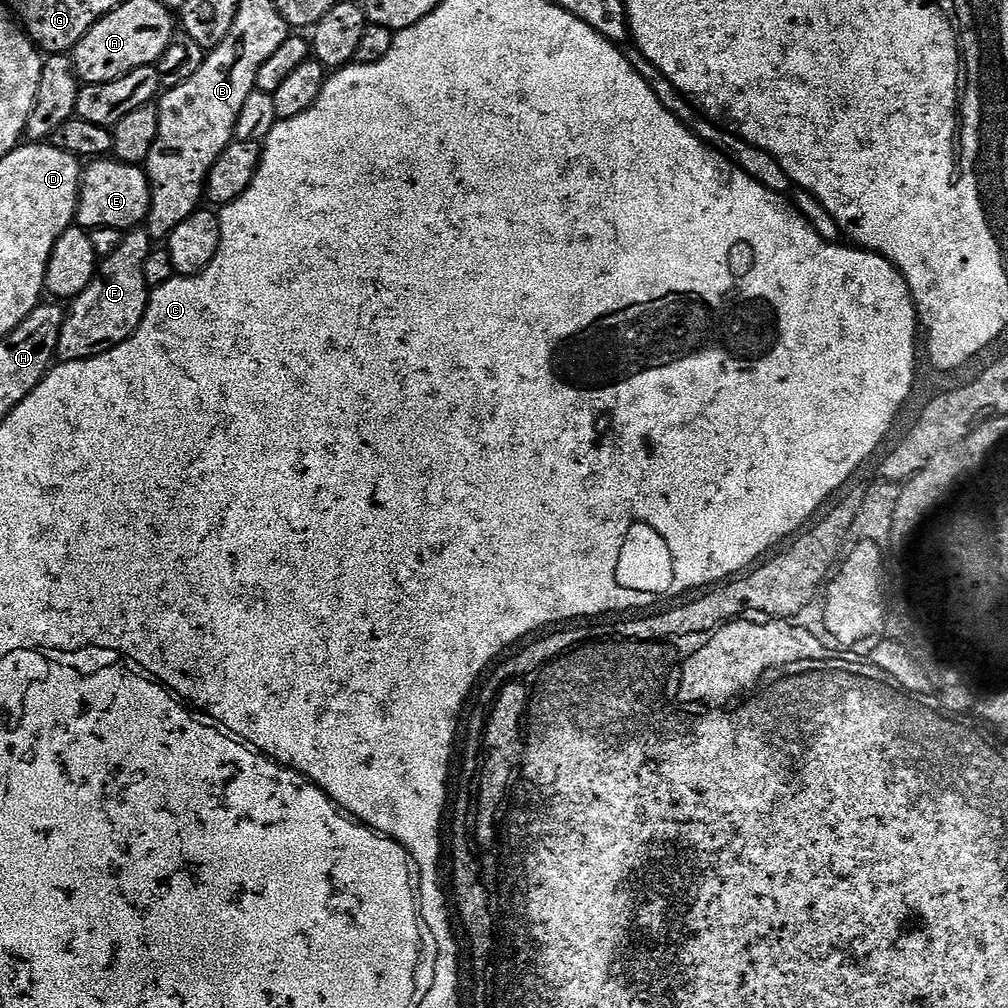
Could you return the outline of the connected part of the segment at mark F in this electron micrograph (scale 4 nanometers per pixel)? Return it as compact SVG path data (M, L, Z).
M131 229L120 244L97 265L97 273L82 294L71 301L56 346L61 361L84 361L109 352L132 336L145 316L150 289L143 277L143 263L152 251L147 229Z

